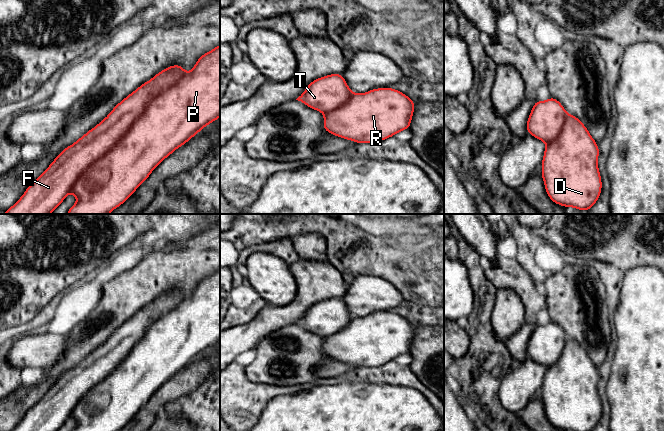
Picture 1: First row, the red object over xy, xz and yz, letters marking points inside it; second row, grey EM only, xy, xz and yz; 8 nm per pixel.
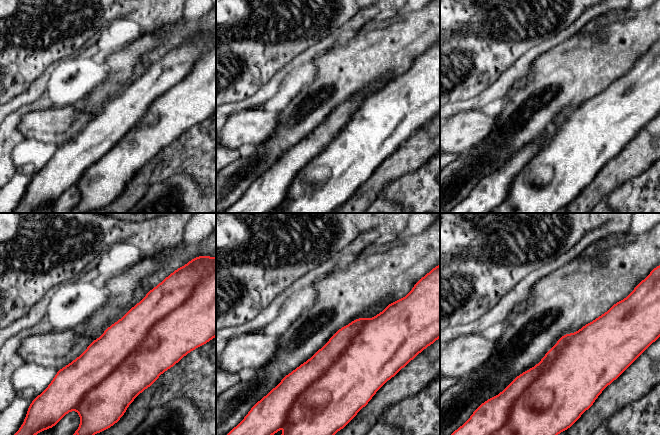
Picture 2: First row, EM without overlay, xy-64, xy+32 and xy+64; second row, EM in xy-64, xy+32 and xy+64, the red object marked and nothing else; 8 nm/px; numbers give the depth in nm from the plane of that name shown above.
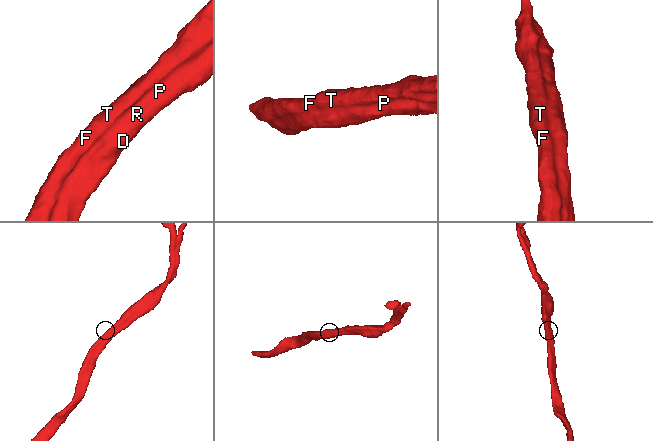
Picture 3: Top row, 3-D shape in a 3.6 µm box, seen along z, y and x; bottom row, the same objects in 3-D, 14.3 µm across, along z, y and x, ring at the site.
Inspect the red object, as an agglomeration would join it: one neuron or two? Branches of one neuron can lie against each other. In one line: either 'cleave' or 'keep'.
keep

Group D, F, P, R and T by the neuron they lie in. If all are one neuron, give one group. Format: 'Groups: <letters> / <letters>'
Groups: D F P R T

